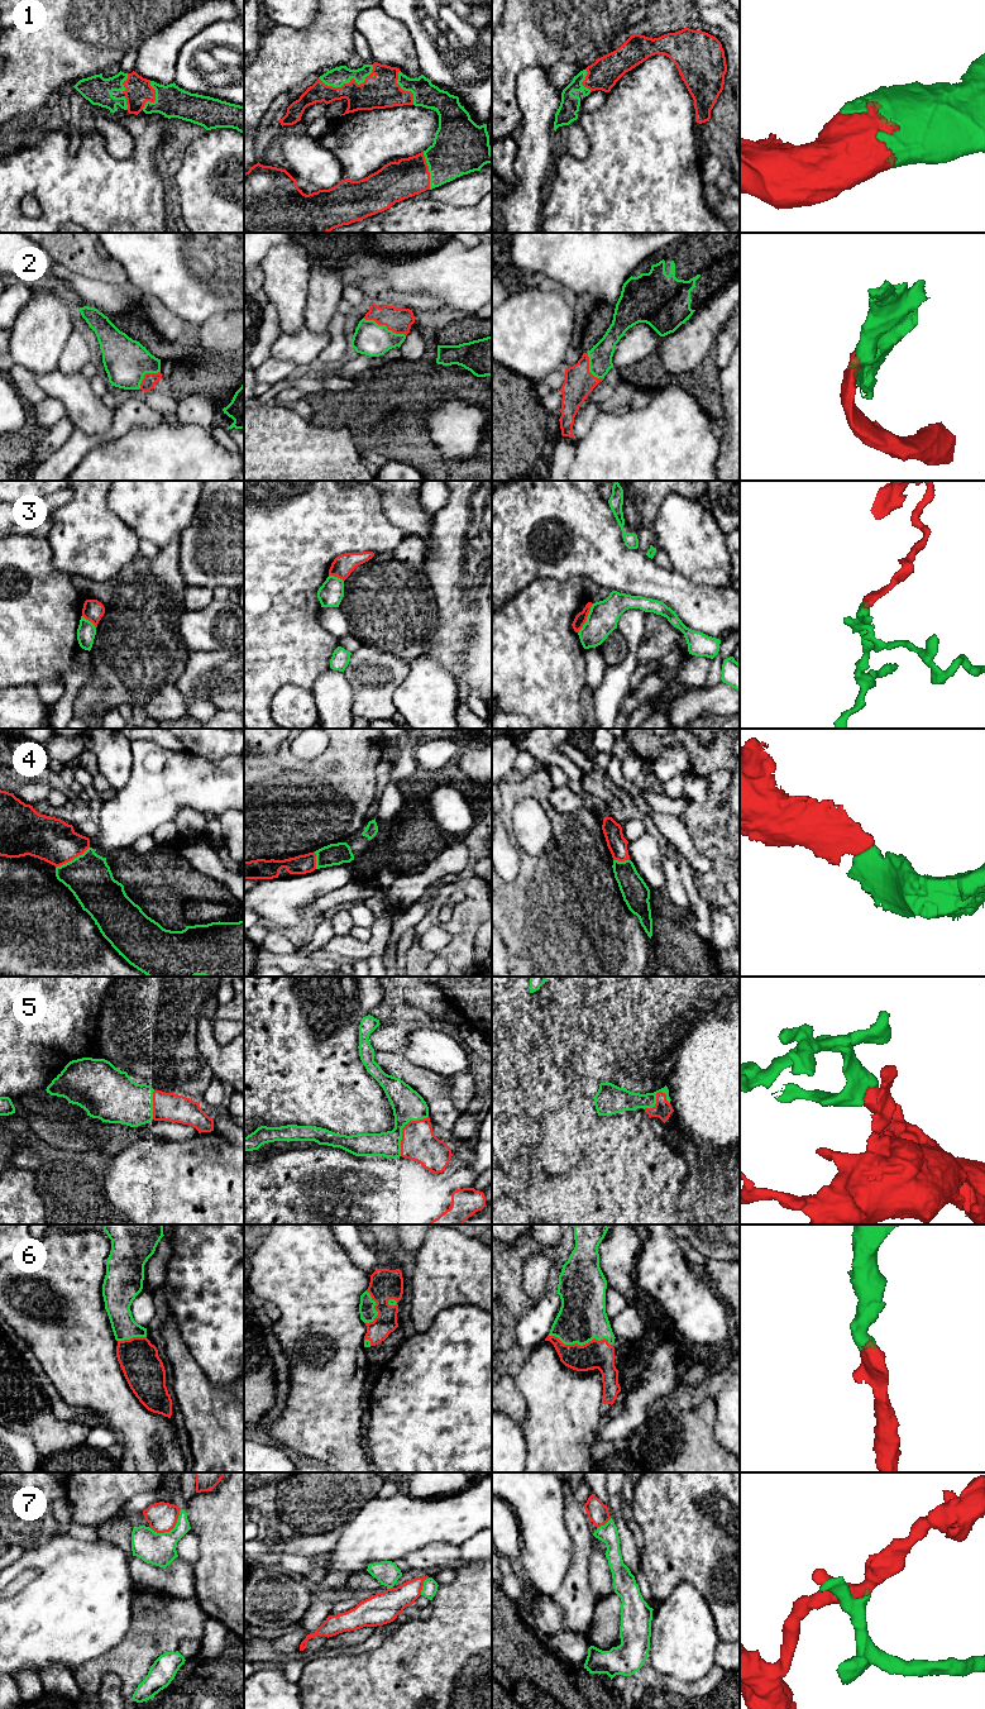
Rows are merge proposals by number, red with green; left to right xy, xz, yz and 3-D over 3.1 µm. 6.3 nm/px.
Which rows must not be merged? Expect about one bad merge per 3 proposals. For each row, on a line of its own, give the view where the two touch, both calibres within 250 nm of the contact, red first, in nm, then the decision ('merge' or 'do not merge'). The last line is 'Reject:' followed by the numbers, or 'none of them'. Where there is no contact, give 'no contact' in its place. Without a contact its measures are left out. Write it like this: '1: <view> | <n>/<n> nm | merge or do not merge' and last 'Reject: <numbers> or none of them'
1: xz | 220/120 nm | merge
2: xz | 160/200 nm | merge
3: yz | 70/190 nm | do not merge
4: xy | 280/280 nm | merge
5: xz | 220/200 nm | merge
6: yz | 180/300 nm | merge
7: xy | 190/200 nm | do not merge
Reject: 3, 7

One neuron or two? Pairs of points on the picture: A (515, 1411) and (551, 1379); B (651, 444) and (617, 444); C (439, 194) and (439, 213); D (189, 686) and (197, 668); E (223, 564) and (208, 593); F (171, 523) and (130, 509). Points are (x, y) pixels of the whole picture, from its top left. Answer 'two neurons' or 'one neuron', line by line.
A: two neurons
B: one neuron
C: two neurons
D: one neuron
E: two neurons
F: one neuron

